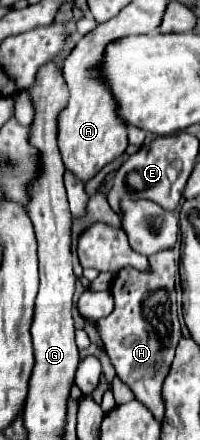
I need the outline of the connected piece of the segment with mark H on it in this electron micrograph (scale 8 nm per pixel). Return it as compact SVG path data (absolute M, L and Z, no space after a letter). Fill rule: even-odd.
M172 251L154 253L148 261L148 271L138 271L132 267L124 267L118 271L110 287L116 301L114 311L108 317L98 319L96 329L118 379L132 389L134 397L146 409L150 409L158 423L164 423L166 409L162 399L162 383L170 373L174 351L178 347L178 341L182 339L174 289L178 265Z

